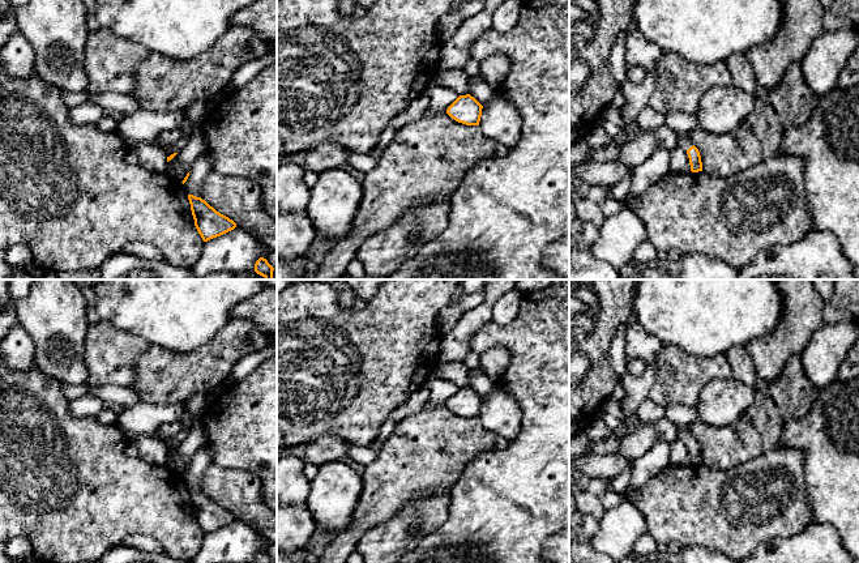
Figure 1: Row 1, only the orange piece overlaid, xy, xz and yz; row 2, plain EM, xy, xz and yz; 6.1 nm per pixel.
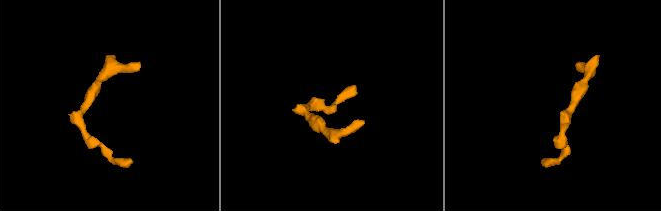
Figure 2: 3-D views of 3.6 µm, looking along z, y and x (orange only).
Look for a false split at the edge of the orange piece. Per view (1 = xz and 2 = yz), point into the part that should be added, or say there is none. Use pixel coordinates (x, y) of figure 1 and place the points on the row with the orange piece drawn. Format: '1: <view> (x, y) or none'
1: none
2: yz (680, 123)

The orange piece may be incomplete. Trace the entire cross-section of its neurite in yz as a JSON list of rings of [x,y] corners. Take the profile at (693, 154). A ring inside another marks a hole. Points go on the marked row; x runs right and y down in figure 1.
[[[676,111],[666,115],[666,125],[676,135],[676,145],[683,148],[689,158],[691,171],[702,171],[702,162],[698,149],[691,141],[691,132],[698,128],[693,114]]]

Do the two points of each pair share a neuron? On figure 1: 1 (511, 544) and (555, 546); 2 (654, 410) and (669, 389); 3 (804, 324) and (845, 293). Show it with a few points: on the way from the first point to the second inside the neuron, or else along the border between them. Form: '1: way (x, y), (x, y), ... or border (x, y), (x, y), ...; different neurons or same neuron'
1: border (555, 532), (541, 549); different neurons
2: border (649, 397), (665, 408); different neurons
3: border (828, 303), (823, 315), (823, 323); different neurons

